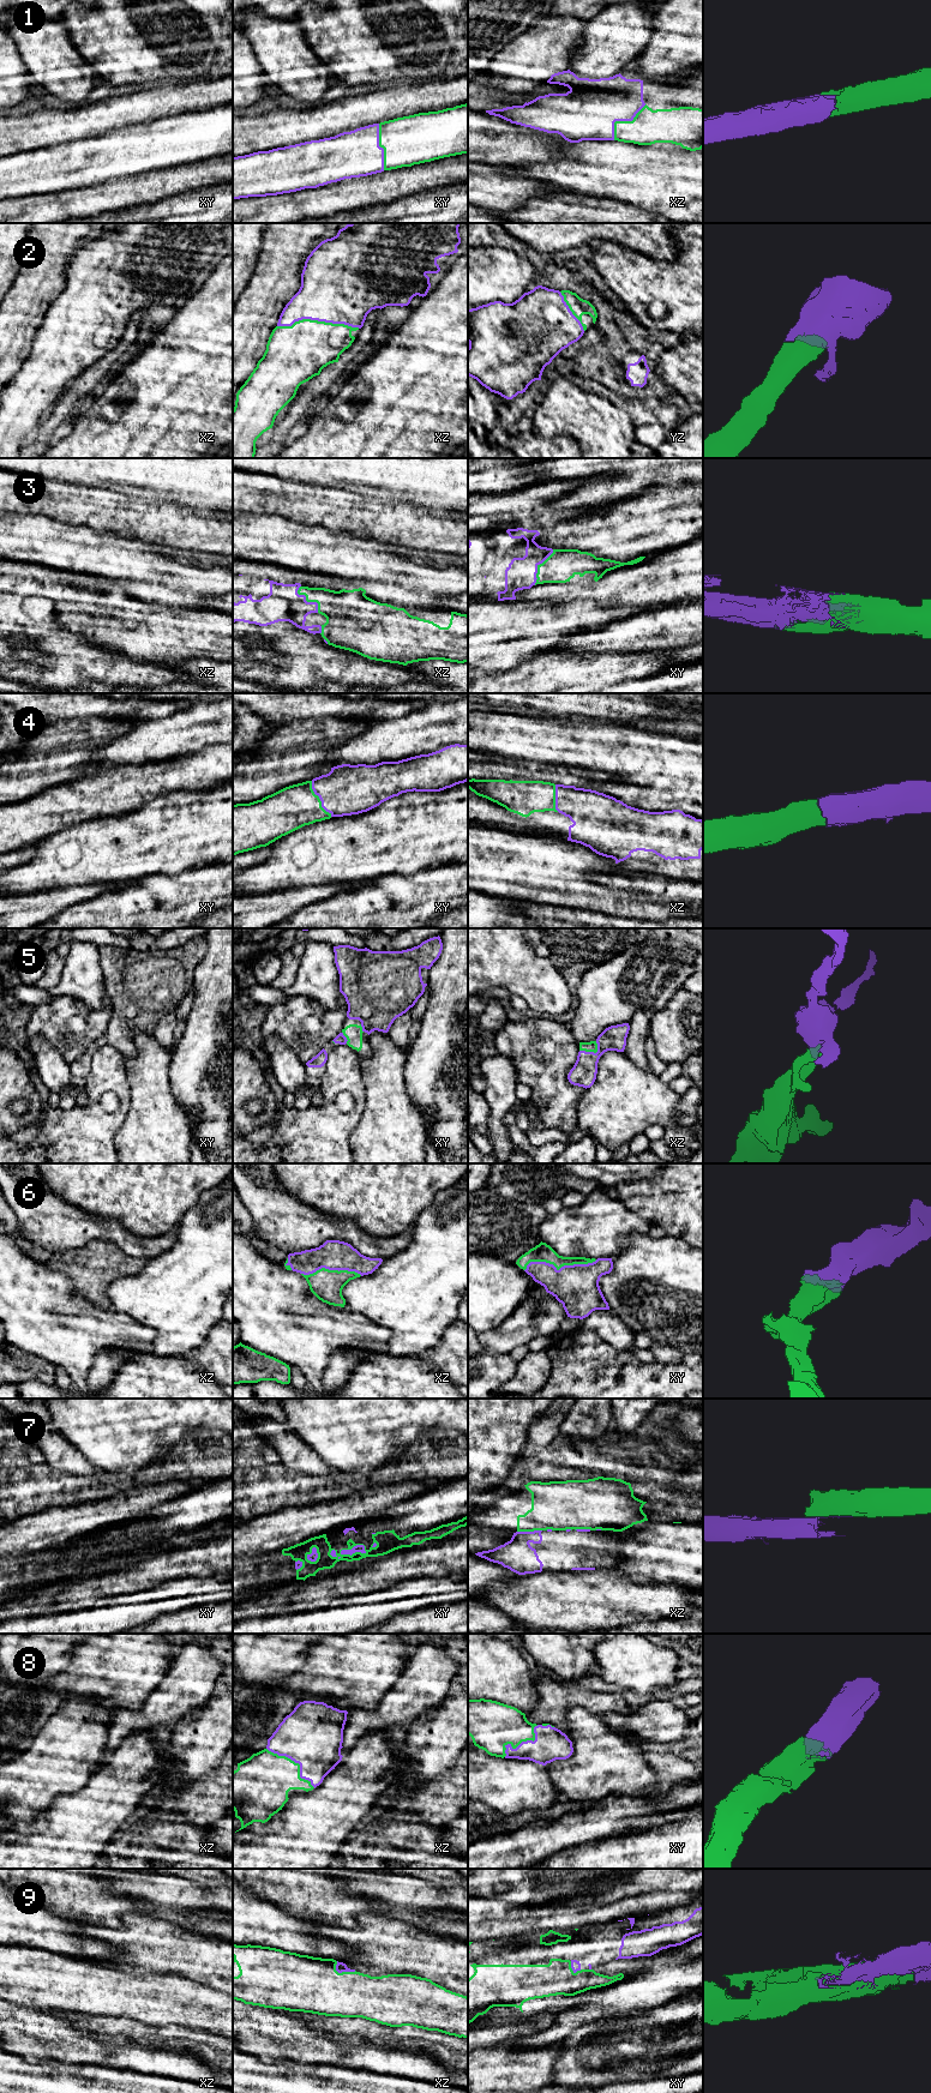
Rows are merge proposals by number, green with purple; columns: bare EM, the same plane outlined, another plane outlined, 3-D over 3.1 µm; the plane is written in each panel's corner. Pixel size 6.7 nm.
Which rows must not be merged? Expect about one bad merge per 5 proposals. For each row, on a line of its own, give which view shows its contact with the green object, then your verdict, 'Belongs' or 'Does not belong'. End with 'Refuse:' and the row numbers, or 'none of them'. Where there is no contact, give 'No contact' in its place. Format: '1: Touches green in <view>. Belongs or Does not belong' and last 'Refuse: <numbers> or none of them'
1: Touches green in xz. Belongs
2: Touches green in xz. Belongs
3: Touches green in xz. Belongs
4: Touches green in xy. Belongs
5: Touches green in xz. Belongs
6: Touches green in xy. Belongs
7: Touches green in xy. Does not belong
8: Touches green in xz. Belongs
9: Touches green in xz. Belongs
Refuse: 7

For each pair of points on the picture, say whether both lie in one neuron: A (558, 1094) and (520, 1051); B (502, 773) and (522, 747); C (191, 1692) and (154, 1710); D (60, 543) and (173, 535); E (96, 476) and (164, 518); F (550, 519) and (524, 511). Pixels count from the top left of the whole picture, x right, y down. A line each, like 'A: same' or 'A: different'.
A: same
B: different
C: same
D: different
E: different
F: same

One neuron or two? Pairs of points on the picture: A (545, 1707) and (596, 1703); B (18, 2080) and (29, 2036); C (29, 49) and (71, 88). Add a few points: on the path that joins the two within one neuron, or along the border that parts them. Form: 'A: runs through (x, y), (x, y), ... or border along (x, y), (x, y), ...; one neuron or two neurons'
A: runs through (558, 1695), (583, 1697); one neuron
B: border along (12, 2052), (29, 2061); two neurons
C: runs through (40, 60), (60, 83); one neuron

